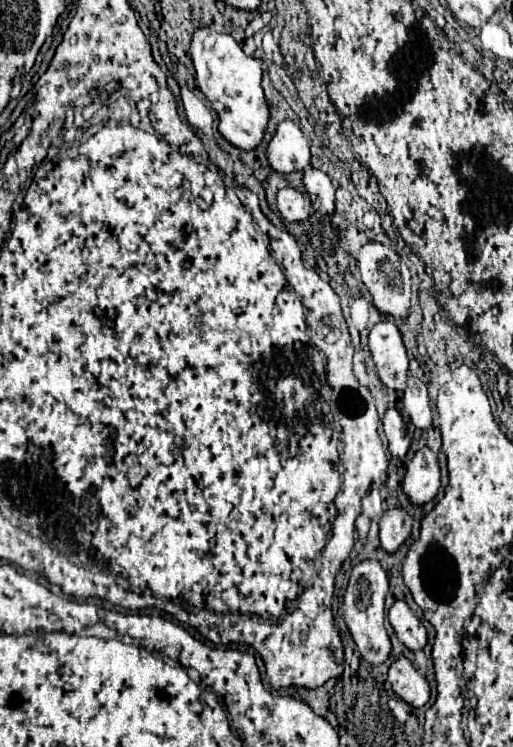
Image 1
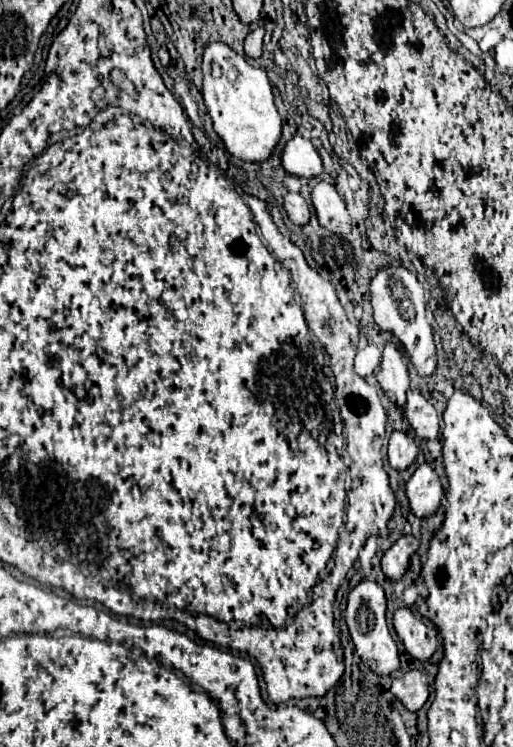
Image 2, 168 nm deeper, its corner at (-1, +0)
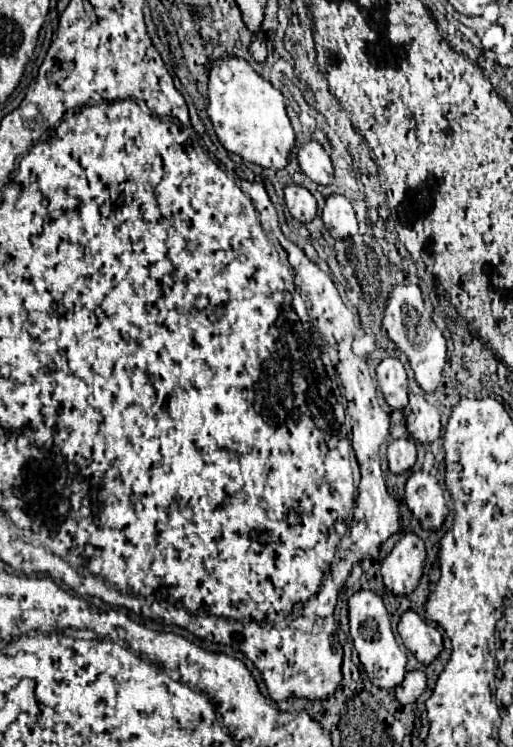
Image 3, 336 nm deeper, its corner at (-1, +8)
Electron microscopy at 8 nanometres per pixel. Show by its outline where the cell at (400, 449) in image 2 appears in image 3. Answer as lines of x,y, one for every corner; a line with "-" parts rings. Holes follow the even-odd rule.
399,438
399,440
391,442
389,448
387,448
389,470
393,474
401,474
401,472
413,468
415,458
417,458
417,450
415,450
415,442
413,440

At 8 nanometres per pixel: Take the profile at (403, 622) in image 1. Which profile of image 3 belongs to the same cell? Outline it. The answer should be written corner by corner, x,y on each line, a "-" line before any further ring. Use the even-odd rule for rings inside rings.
407,610
399,620
399,636
421,664
431,664
443,652
443,636
437,626
423,622
413,610

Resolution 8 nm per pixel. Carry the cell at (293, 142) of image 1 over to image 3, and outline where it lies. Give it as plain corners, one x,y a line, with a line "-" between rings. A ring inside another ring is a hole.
307,142
299,150
299,166
301,166
301,172
317,184
327,186
333,182
333,166
331,166
329,154
317,142

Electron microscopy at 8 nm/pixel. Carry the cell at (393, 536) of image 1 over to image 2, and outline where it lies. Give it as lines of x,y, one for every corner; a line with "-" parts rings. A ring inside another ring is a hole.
403,534
393,546
389,546
381,558
383,574
391,580
399,580
409,564
409,558
413,552
417,552
419,540
411,534

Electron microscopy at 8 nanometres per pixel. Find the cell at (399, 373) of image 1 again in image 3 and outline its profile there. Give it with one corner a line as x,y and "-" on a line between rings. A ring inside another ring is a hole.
389,356
377,366
377,384
385,396
385,402
393,410
403,410
407,404
407,374
403,364

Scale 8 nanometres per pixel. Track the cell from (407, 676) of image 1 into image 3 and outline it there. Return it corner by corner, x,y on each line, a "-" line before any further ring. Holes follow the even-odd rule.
413,670
413,672
405,674
405,680
395,688
395,694
401,704
411,704
425,692
425,688
427,688
425,672

